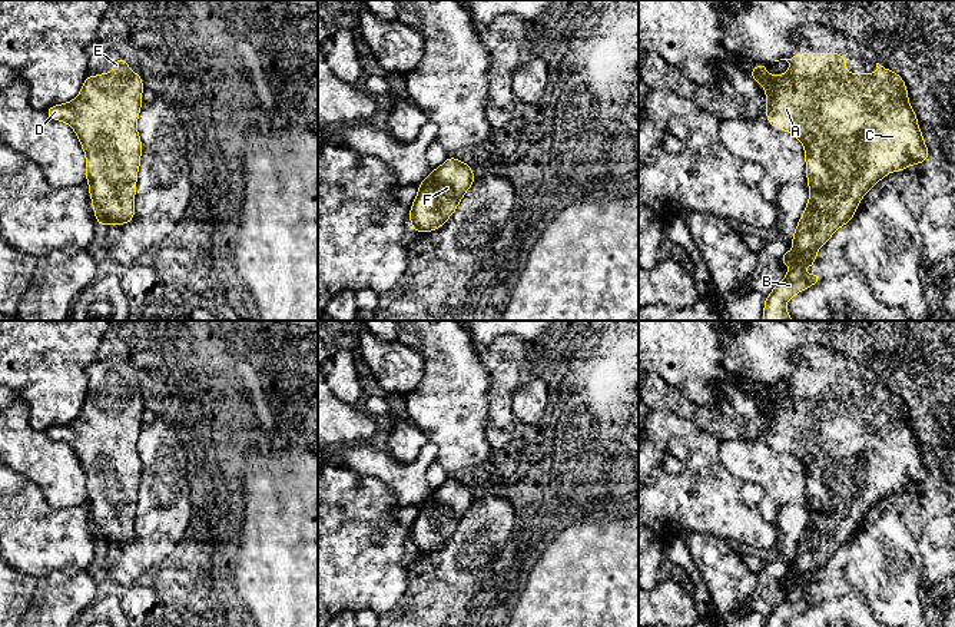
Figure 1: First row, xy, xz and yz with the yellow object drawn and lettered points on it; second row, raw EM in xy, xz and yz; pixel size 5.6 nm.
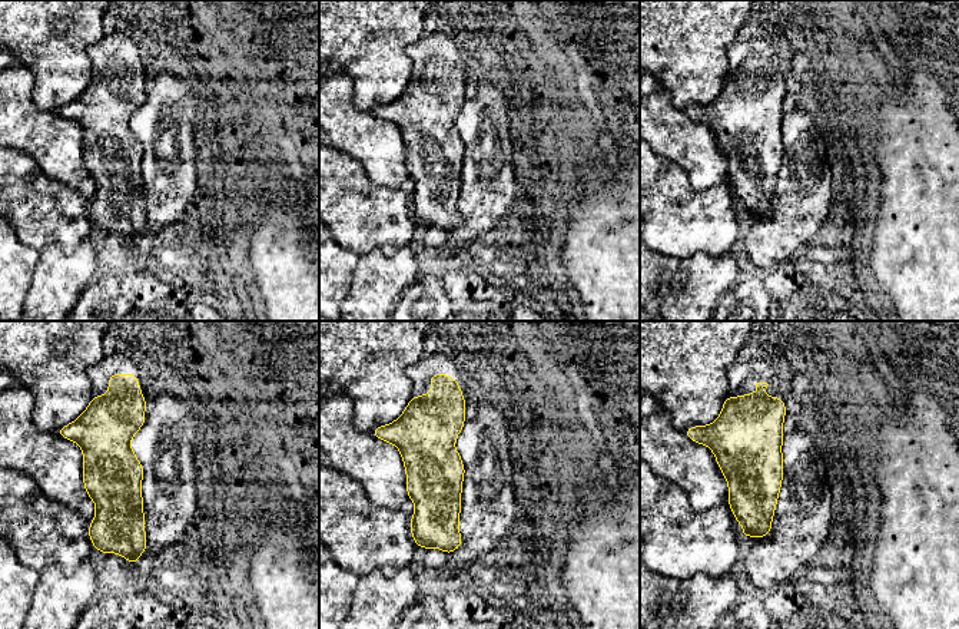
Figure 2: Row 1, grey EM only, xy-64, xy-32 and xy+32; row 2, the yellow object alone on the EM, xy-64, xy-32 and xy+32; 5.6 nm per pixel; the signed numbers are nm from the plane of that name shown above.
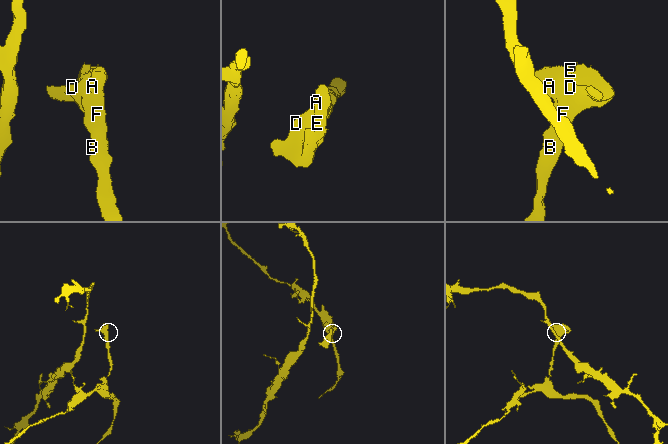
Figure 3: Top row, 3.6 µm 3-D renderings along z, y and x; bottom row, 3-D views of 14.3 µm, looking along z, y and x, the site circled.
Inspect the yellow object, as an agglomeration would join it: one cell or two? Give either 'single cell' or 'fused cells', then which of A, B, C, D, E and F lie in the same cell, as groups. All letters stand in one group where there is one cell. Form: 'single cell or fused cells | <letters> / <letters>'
single cell | A B C D E F

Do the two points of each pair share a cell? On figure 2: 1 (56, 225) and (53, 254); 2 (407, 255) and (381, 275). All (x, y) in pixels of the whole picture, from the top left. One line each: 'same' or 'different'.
1: different
2: same

